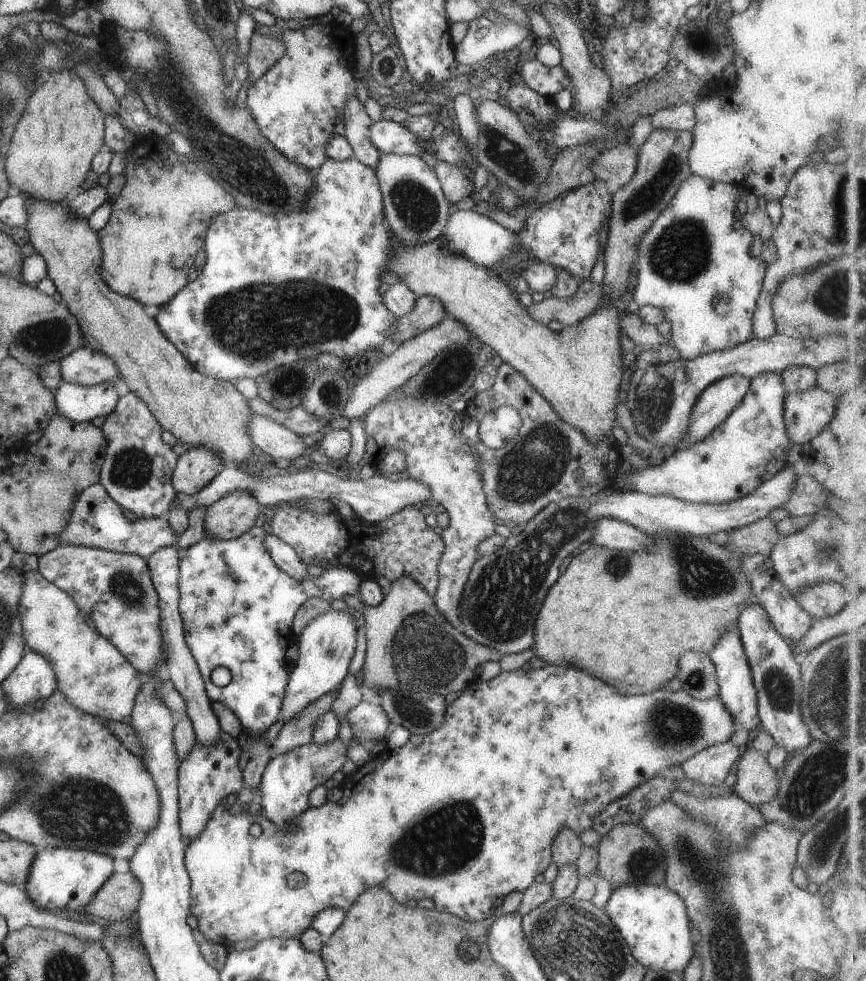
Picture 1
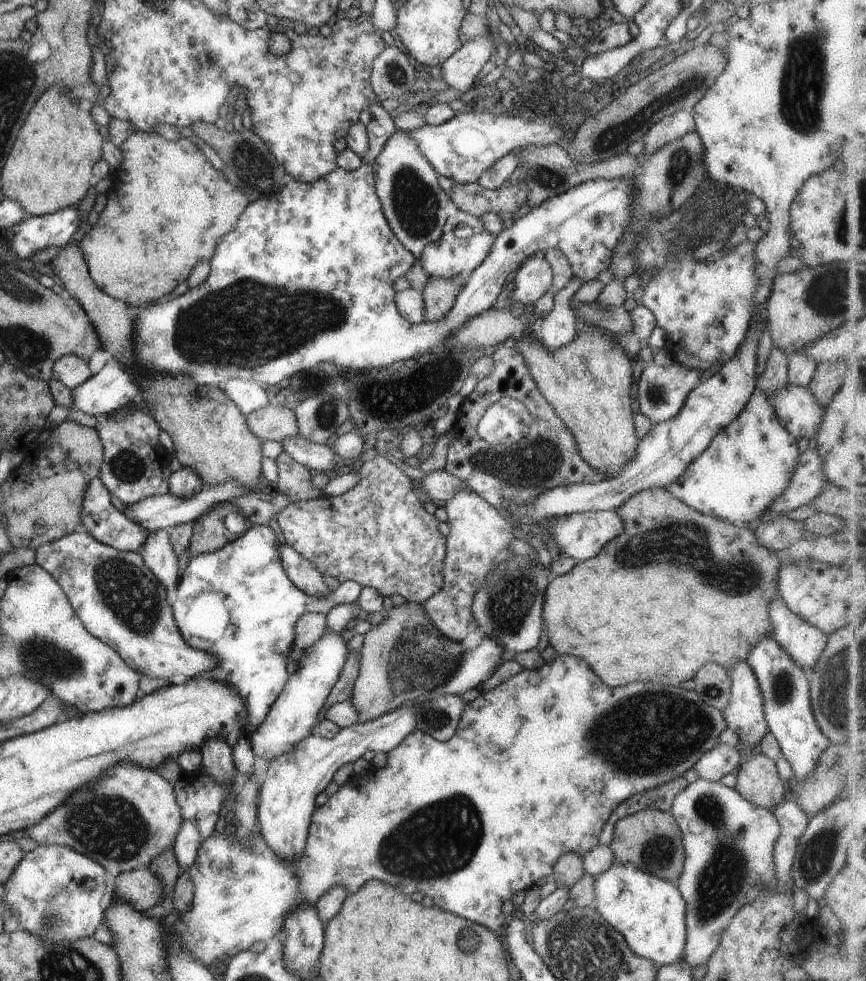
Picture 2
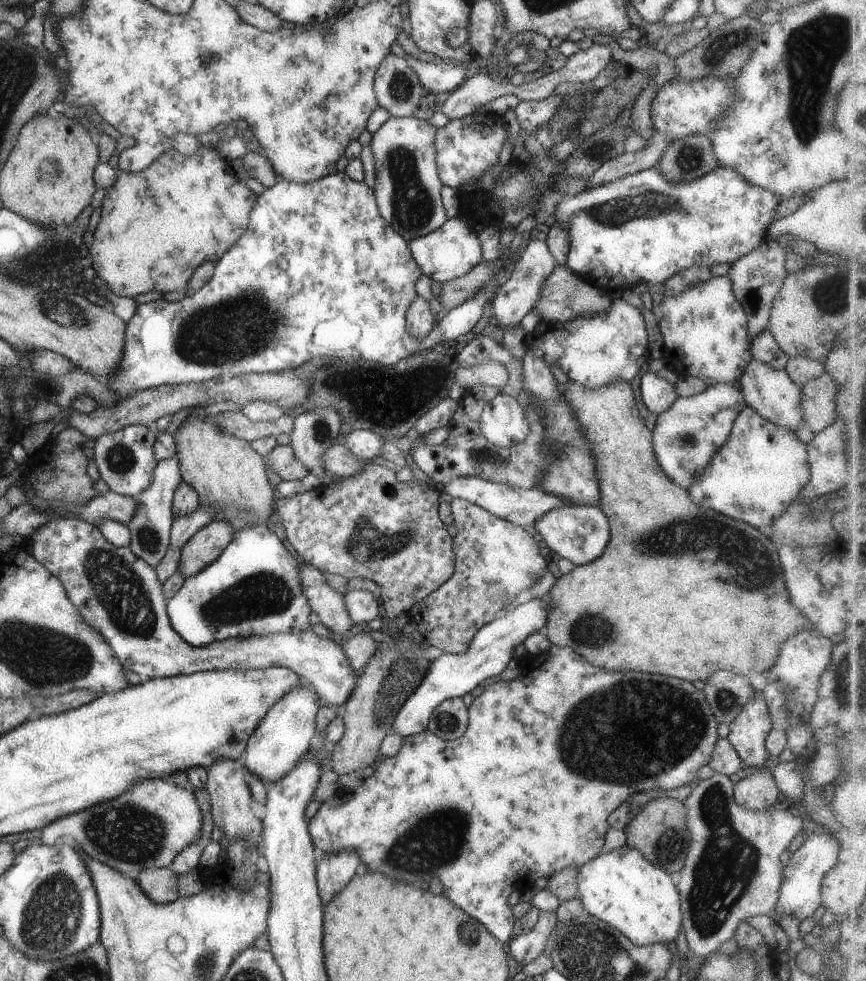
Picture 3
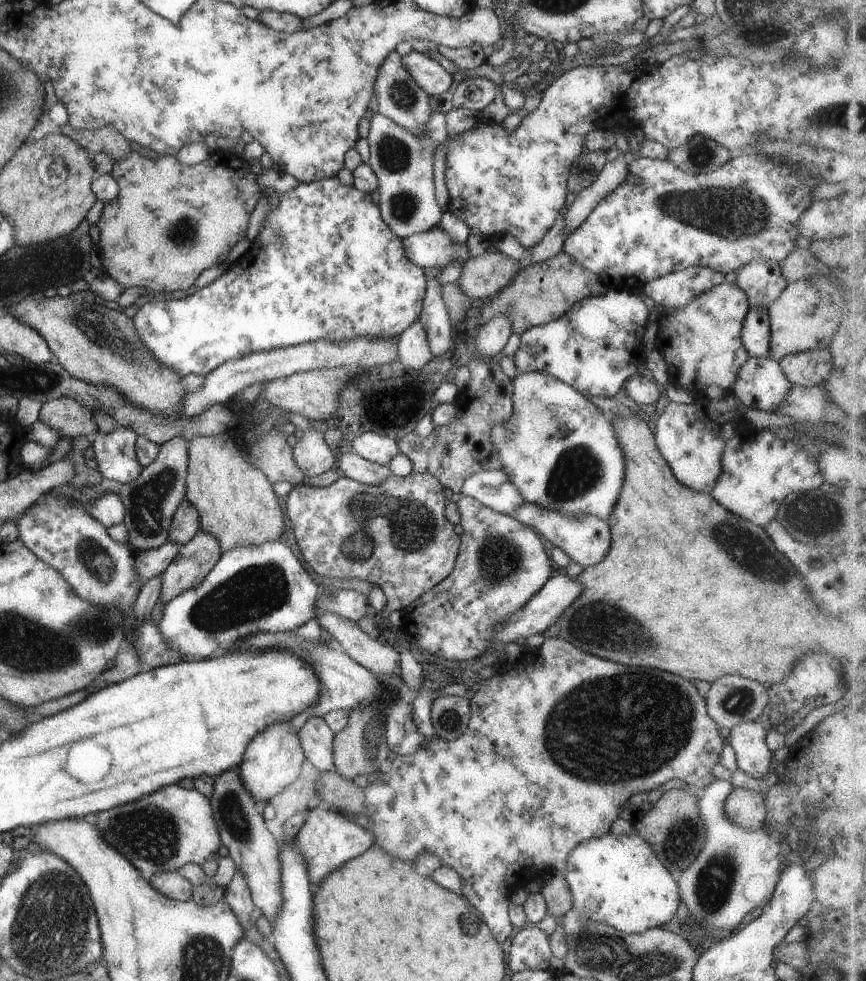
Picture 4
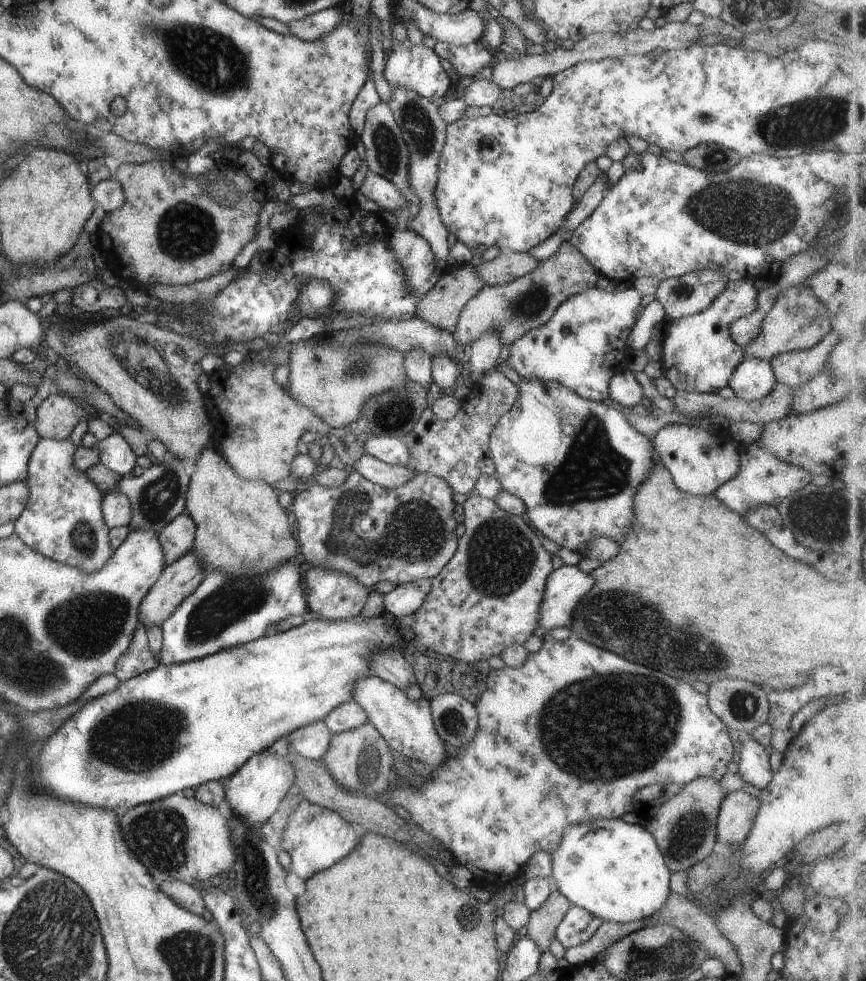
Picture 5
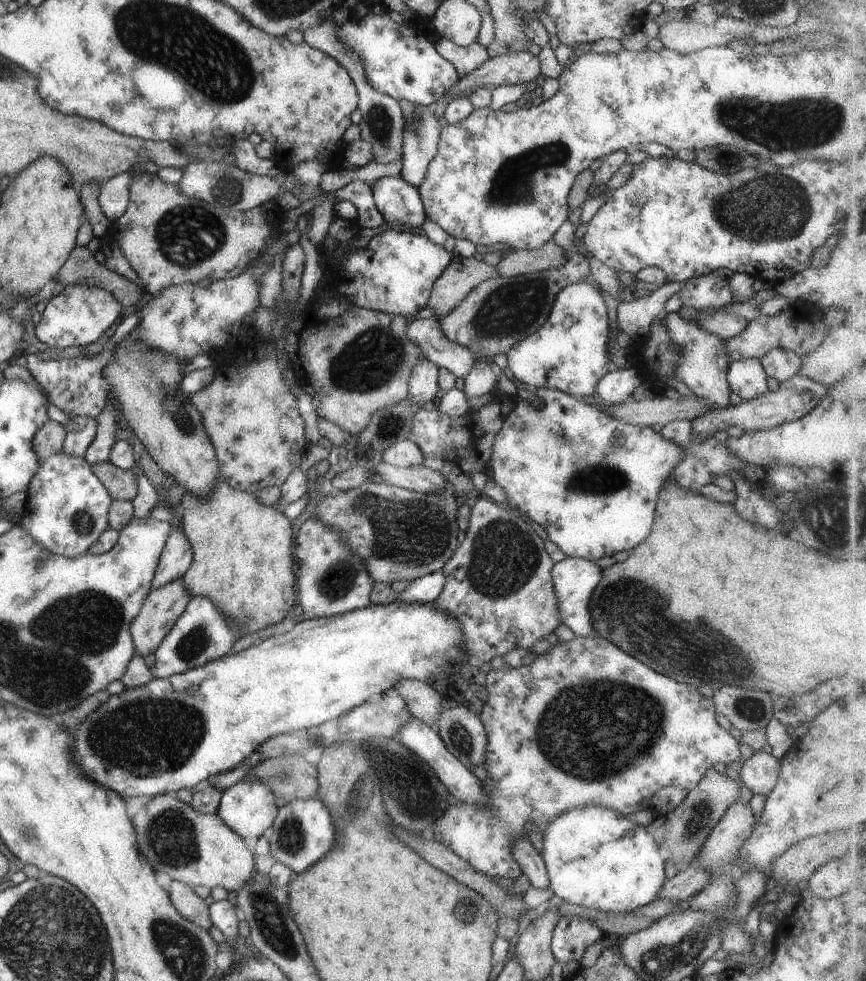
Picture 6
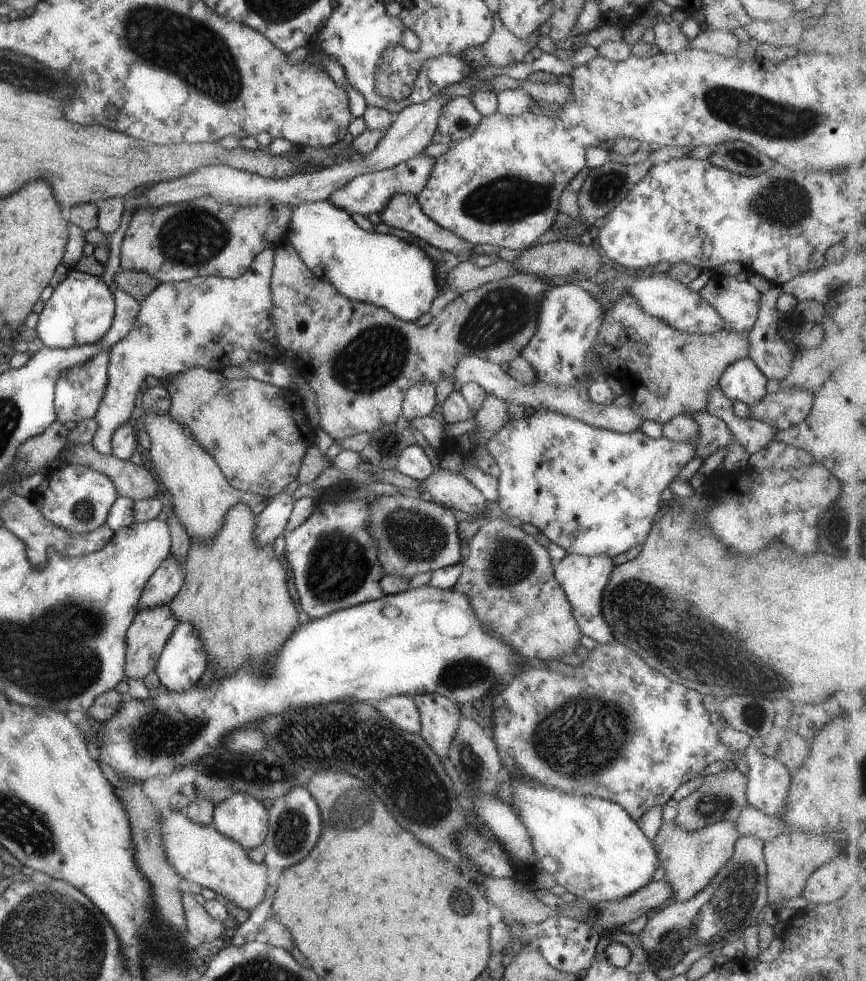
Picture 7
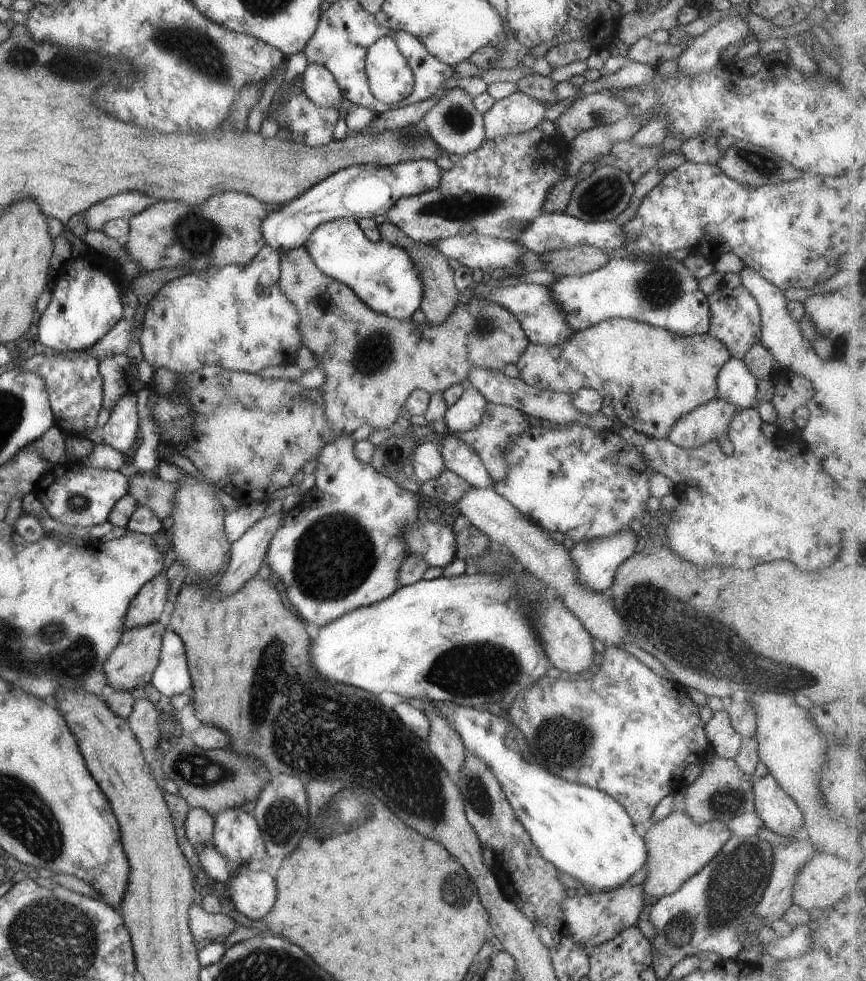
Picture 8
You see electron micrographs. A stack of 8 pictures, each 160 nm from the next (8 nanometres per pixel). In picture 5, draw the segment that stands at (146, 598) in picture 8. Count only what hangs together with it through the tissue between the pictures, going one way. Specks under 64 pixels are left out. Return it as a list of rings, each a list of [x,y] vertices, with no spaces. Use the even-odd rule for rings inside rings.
[[[185,512],[172,518],[159,532],[158,539],[163,551],[164,567],[187,554],[194,546],[192,518]]]

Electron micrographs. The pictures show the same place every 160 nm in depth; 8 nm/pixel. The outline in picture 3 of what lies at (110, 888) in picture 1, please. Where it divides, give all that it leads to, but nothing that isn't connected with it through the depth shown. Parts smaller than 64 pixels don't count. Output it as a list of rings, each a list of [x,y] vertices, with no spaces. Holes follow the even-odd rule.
[[[166,867],[139,870],[135,874],[135,884],[151,902],[166,904],[175,901],[177,896],[176,875]]]

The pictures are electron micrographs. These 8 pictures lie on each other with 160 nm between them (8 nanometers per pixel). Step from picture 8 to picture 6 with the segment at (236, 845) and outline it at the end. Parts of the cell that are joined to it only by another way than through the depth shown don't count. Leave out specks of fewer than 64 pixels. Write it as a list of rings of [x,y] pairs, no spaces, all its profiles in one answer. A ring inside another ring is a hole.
[[[242,779],[222,791],[216,814],[241,839],[257,839],[268,832],[273,820],[275,820],[275,816],[278,816],[275,800],[275,794],[265,784],[261,784],[259,780]]]

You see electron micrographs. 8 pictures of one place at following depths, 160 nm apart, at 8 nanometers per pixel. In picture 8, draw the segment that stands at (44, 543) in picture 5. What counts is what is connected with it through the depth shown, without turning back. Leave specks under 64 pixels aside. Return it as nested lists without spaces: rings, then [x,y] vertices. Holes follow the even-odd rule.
[[[79,462],[56,463],[33,487],[34,497],[56,521],[76,527],[92,527],[107,521],[111,507],[128,492],[128,477],[119,471],[100,470]]]

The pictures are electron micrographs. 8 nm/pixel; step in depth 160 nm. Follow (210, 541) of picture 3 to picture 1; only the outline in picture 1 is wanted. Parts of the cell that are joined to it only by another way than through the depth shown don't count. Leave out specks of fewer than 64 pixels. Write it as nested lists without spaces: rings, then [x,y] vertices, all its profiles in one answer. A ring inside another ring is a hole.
[[[233,490],[207,507],[203,516],[203,533],[219,540],[237,538],[254,526],[258,506],[249,492]]]

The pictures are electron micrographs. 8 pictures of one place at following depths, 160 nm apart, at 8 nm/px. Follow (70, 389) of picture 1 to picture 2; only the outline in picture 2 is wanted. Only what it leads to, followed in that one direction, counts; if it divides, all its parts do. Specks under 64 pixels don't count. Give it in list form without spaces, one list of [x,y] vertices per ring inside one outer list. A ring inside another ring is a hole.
[[[115,357],[109,358],[96,374],[87,377],[87,380],[73,387],[70,391],[72,396],[71,408],[99,418],[109,413],[115,413],[121,407],[137,400],[140,396],[136,374],[126,369],[124,364]]]

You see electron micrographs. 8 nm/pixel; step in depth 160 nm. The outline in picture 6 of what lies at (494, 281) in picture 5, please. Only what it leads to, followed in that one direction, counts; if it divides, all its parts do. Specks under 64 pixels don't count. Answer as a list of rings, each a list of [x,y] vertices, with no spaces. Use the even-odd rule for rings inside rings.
[[[550,239],[535,250],[513,249],[506,251],[505,258],[499,260],[495,270],[500,277],[515,277],[563,265],[565,256],[562,248]]]

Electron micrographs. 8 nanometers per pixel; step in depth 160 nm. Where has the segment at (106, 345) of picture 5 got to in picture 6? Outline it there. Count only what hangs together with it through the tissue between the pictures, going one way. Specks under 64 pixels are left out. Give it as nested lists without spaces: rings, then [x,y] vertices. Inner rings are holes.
[[[129,334],[115,346],[101,374],[109,384],[108,394],[113,396],[122,422],[130,427],[153,462],[189,494],[207,498],[215,486],[219,464],[199,410],[189,402],[190,394],[178,392],[187,363],[157,348],[149,350],[141,338]]]

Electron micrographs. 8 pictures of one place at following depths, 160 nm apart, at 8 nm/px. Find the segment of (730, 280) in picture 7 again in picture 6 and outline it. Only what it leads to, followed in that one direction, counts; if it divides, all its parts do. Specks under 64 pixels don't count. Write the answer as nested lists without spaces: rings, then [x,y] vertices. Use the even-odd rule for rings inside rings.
[[[706,273],[683,281],[677,295],[683,308],[718,309],[734,302],[728,285],[729,279]]]

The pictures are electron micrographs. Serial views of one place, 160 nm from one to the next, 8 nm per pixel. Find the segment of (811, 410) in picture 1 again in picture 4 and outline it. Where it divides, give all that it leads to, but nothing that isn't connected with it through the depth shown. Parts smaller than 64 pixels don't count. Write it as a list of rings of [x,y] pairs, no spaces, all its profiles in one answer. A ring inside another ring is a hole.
[[[750,356],[739,367],[730,392],[740,404],[774,412],[790,386],[779,361]]]

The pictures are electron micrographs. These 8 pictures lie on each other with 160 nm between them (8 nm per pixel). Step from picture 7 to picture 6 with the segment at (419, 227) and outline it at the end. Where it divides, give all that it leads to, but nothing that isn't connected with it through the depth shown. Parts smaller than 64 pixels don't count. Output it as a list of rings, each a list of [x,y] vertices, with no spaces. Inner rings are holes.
[[[399,177],[379,178],[371,184],[370,189],[375,208],[385,223],[393,220],[411,228],[425,222],[426,215],[416,188]]]

